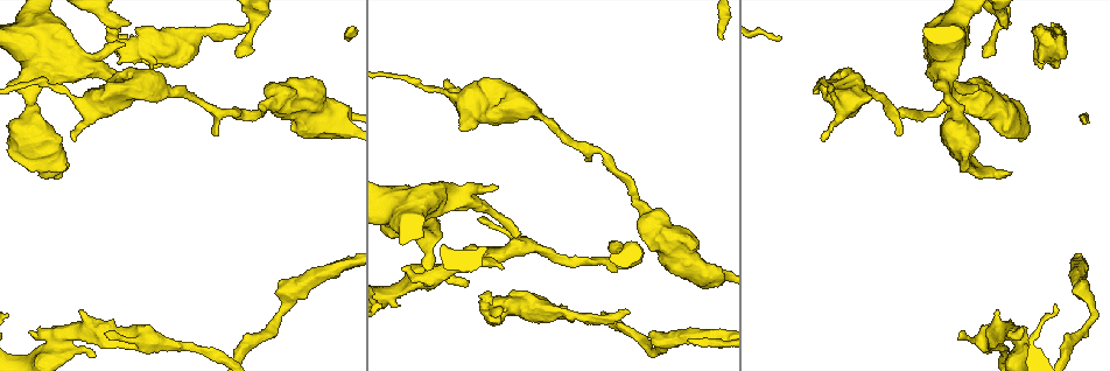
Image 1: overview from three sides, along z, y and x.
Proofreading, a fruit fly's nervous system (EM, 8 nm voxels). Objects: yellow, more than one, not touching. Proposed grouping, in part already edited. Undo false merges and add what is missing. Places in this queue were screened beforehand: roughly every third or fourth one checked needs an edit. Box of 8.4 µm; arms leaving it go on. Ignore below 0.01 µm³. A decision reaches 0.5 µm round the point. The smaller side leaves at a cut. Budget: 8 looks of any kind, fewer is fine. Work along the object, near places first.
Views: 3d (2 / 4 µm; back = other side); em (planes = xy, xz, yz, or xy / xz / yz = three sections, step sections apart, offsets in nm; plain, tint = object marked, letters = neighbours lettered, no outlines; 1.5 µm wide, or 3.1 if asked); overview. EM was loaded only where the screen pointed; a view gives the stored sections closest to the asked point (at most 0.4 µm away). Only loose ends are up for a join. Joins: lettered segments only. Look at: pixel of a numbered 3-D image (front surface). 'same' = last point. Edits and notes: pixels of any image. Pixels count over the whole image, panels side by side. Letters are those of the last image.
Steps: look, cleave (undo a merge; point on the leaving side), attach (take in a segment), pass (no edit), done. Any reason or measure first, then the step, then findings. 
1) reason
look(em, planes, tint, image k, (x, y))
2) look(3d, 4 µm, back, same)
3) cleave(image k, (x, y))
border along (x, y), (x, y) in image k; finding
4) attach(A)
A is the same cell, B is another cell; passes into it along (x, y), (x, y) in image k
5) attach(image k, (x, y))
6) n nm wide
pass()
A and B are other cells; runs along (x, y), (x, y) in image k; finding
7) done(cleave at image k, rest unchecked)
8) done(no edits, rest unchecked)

free end
look(3d, 4 µm, back, image 1, (1053, 22))

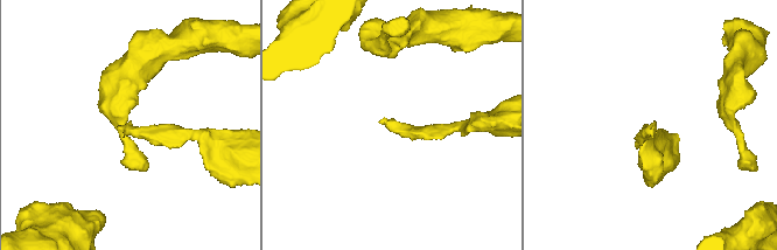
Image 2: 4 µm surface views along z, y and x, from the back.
need the tissue
look(em, xy, step 4, tint, image 2, (117, 127))

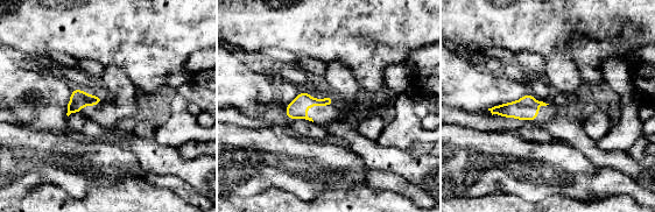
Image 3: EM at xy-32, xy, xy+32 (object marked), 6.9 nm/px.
look(em, planes, letters, same)

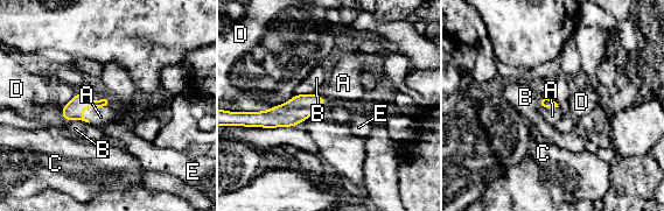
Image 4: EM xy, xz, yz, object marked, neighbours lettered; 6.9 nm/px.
attach(A)
A is the same cell, B, C, D and E are other cells; the neuron continues

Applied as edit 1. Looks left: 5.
see it whole again
look(overview)

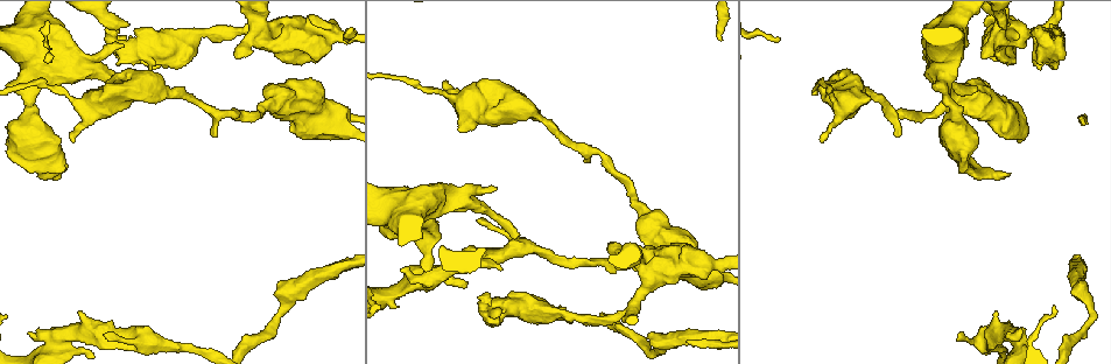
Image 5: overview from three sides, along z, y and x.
an open end
look(3d, 4 µm, back, image 5, (119, 38))

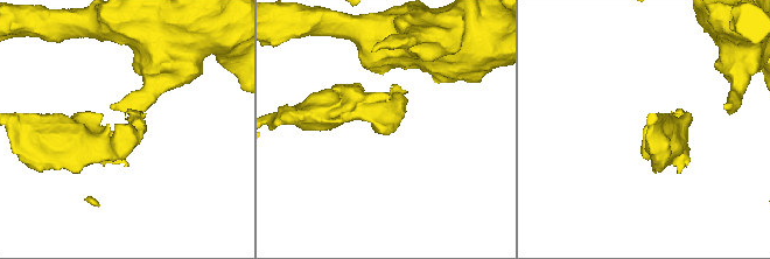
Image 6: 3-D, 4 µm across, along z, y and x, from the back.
now the EM
look(em, planes, letters, image 6, (390, 124))

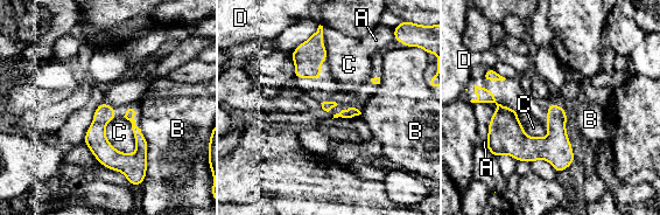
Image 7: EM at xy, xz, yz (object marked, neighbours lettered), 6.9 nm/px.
pass()
A, B, C and D are other cells; no lettered segment goes on from it

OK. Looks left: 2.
branch stops here
look(3d, 4 µm, image 5, (446, 81))

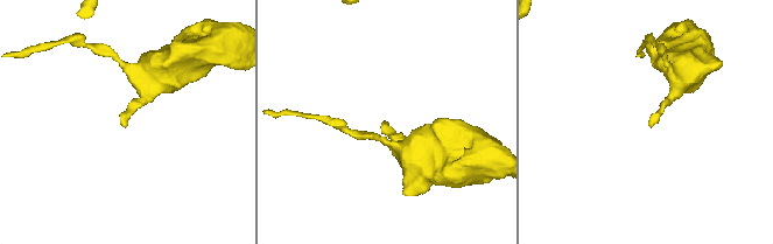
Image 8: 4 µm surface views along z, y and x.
now the EM
look(em, planes, letters, image 8, (652, 125))

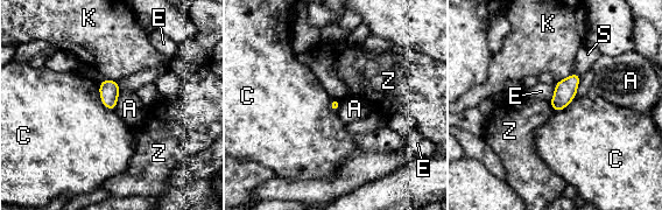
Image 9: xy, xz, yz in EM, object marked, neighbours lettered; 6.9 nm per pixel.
pass()
A, C, E, K, S and Z are other cells; border along (120, 93), (114, 110) in image 9; no lettered segment goes on from it

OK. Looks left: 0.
done(attach at image 4, rest unchecked)

